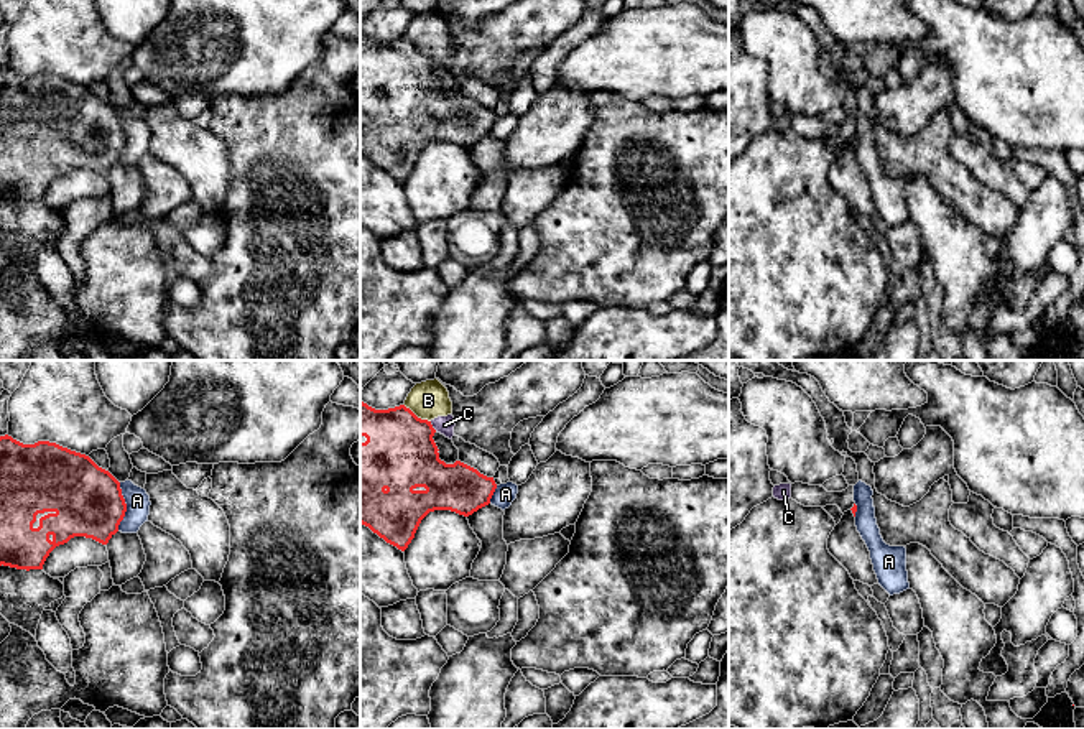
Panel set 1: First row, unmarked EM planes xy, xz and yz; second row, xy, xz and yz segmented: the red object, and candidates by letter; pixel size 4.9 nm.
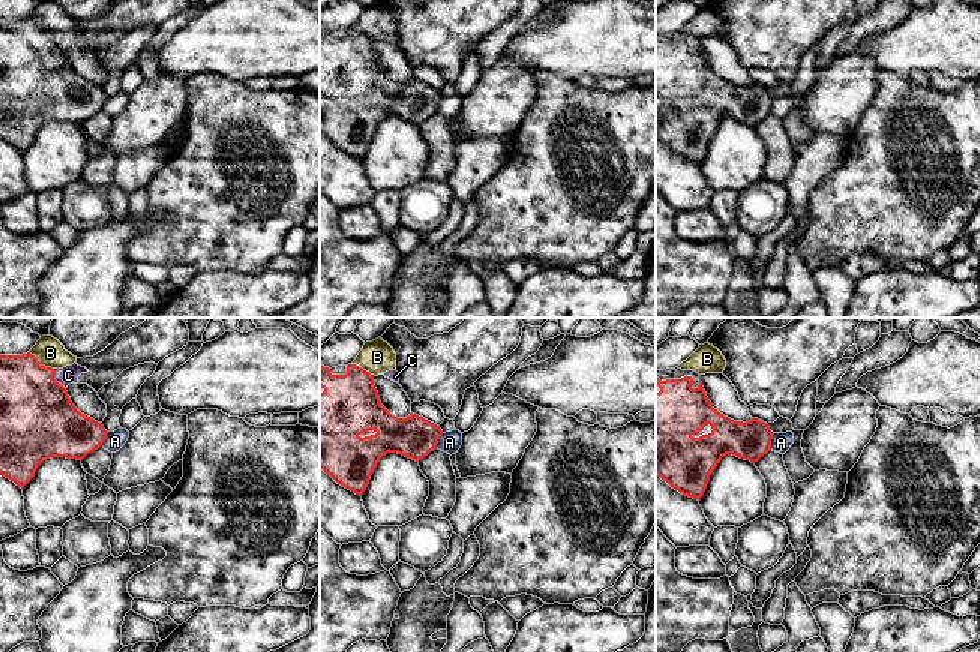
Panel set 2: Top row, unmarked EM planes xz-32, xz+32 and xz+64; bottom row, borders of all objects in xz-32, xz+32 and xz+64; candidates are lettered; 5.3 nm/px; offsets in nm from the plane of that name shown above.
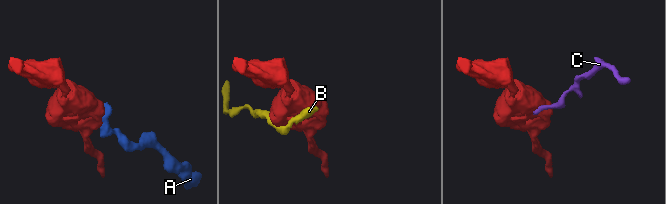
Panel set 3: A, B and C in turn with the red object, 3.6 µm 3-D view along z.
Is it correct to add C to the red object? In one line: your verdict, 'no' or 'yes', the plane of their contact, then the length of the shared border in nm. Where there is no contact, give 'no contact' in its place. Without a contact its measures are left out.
no; meets red in xz; contact 60 nm long

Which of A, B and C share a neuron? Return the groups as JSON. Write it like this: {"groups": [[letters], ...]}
{"groups": [["A"], ["B", "C"]]}

